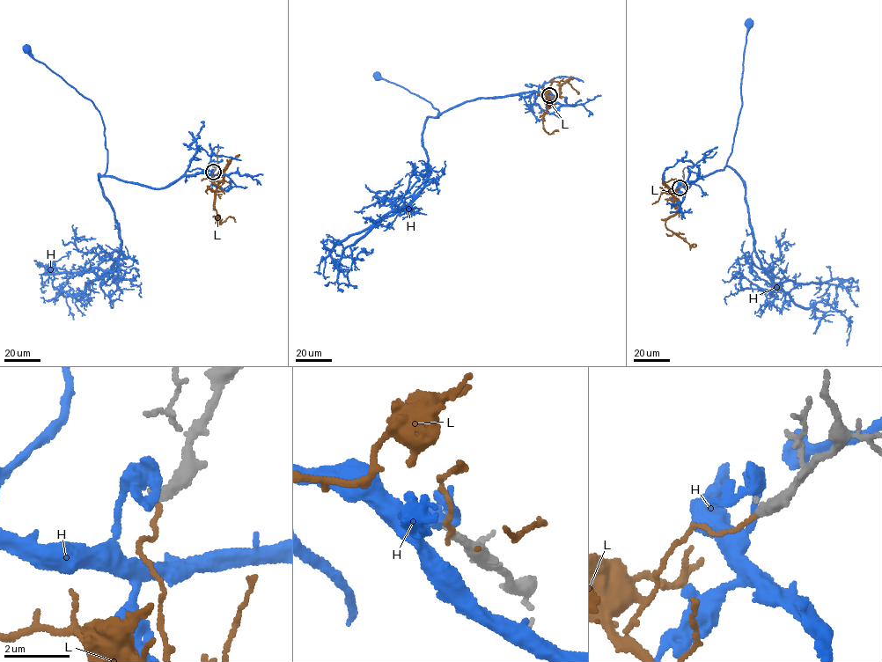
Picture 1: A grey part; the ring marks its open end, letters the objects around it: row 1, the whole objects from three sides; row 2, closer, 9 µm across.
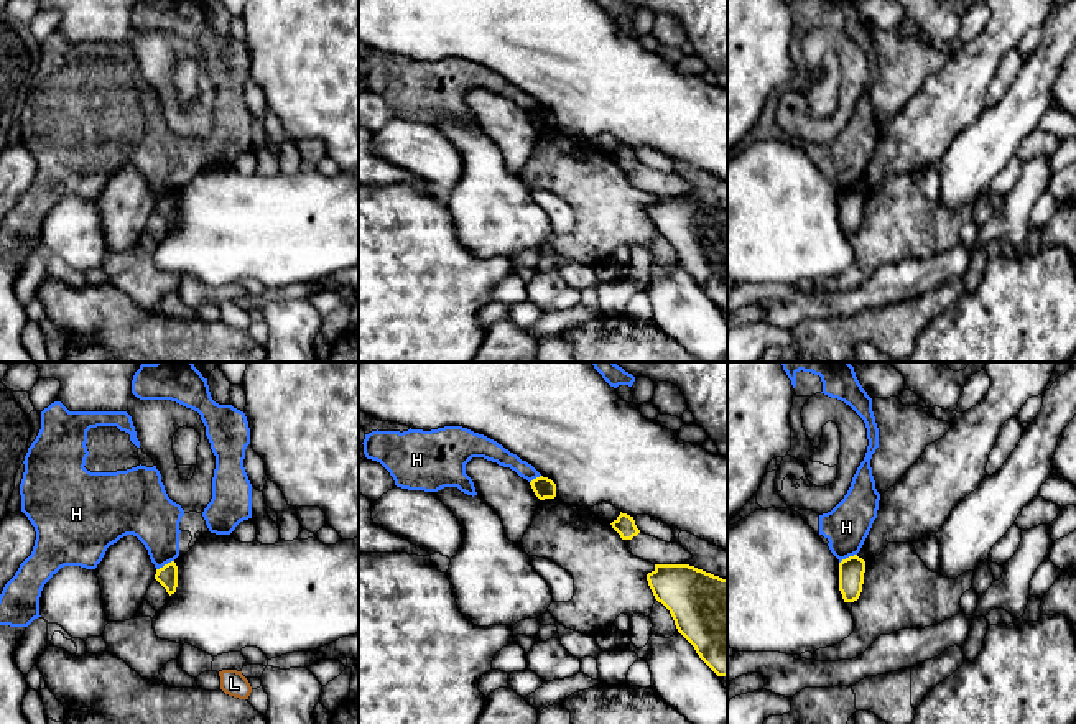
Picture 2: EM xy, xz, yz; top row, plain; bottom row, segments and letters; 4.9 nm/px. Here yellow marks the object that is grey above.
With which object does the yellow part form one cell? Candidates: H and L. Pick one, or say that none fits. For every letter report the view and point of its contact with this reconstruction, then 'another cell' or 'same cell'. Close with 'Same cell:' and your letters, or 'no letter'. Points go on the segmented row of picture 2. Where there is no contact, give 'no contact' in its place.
H: meets yellow in xy at (165, 565); another cell
L: no contact; another cell
Same cell: no letter

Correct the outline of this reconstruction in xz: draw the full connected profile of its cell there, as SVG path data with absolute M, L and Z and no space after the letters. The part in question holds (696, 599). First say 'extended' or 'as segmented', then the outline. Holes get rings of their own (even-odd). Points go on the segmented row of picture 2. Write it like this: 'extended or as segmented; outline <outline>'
as segmented; outline M655 564L647 581L699 658L727 676L727 579L689 564Z

